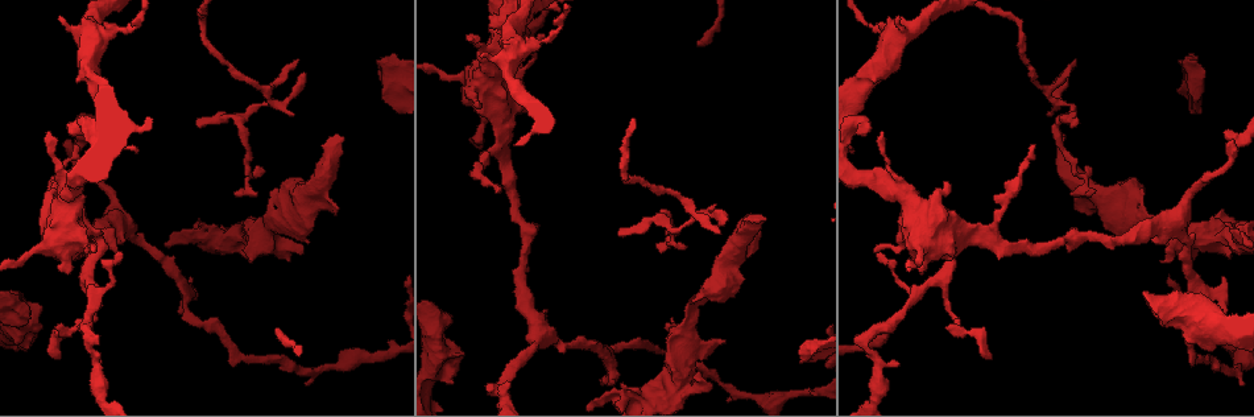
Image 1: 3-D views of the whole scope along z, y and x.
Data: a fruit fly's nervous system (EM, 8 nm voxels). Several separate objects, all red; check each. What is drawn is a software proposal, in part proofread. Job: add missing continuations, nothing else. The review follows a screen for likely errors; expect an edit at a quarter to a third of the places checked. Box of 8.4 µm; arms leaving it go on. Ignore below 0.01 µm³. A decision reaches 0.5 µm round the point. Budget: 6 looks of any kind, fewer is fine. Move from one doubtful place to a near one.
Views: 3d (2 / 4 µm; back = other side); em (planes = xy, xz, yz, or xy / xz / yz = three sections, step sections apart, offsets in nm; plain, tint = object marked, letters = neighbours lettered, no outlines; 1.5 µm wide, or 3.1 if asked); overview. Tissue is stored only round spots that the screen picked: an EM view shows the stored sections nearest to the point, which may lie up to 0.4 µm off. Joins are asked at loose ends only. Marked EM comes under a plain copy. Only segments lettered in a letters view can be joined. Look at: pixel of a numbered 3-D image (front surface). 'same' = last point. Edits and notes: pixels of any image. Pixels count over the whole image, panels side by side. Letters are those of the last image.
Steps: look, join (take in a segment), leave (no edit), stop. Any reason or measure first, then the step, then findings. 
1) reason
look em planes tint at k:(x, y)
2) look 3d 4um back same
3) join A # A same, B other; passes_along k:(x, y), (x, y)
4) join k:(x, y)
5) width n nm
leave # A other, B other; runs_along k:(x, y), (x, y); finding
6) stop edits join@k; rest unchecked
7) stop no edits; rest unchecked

look 3d 4um at 1:(106, 248)

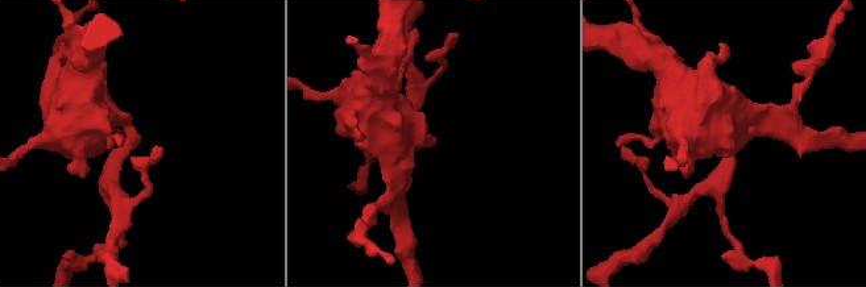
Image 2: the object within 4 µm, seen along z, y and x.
arm_widths 220, 550 nm; need the tissue
look em yz step 4 tint at 2:(136, 143)

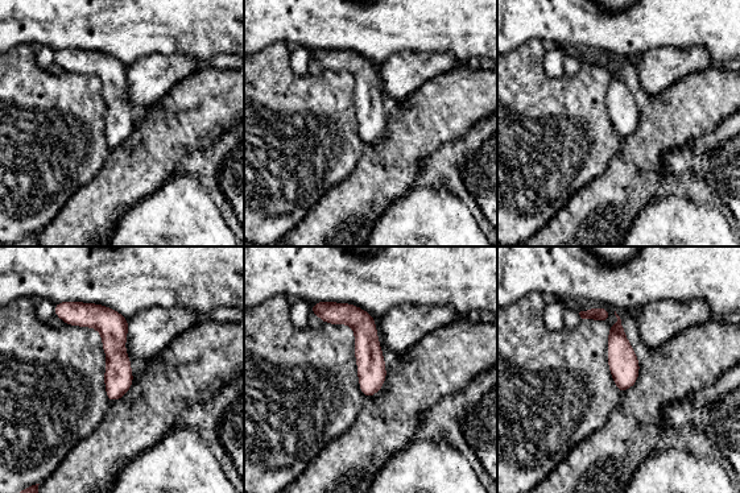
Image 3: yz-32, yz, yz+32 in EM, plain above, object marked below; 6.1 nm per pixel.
look em planes letters same

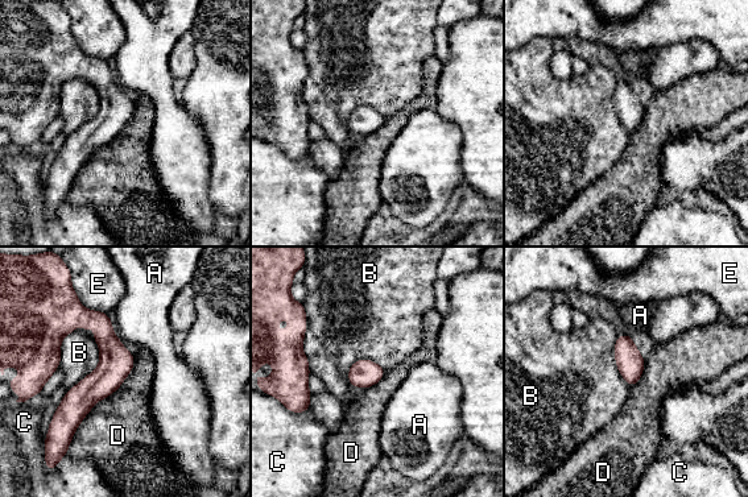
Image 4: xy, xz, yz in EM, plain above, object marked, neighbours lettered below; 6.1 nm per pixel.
leave # A other, B other, C other, D other, E other; runs_along 4:(131, 357), (70, 323), (45, 367); no lettered segment goes on from it

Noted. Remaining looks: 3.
thin end
look em planes letters at 1:(900, 363)

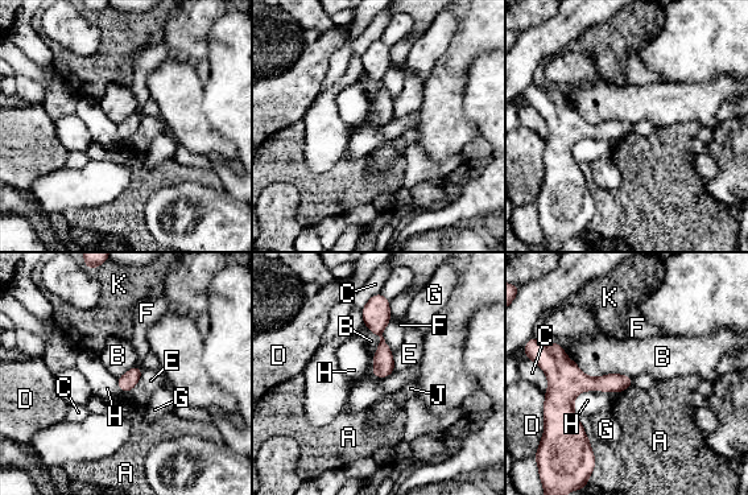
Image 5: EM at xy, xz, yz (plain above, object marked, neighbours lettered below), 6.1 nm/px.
width 110 nm; longest_contact B 380 nm
leave # A other, B other, C other, D other, E other, F other, G other, H other, J other, K other; no lettered segment goes on from it

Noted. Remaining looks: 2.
an open end
look em xz step 4 tint at 1:(759, 218)

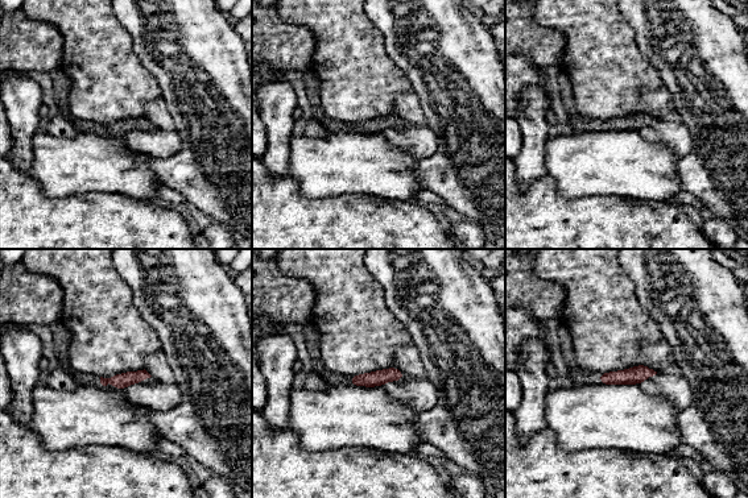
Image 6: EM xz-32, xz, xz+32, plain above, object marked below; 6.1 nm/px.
another direction
look em xy step 8 letters same

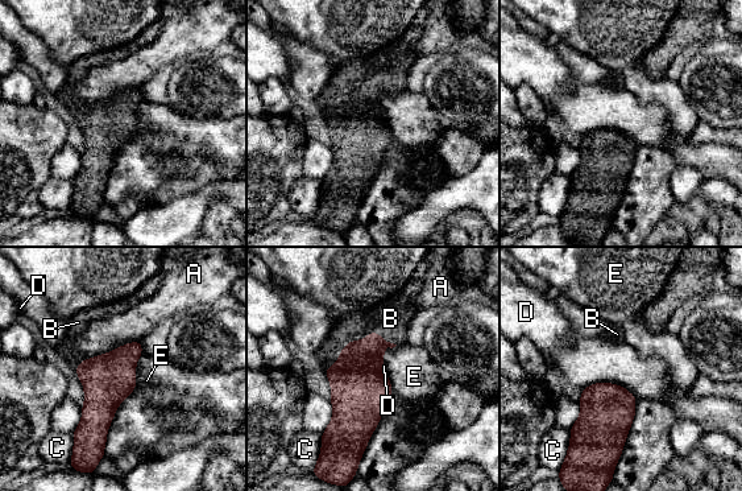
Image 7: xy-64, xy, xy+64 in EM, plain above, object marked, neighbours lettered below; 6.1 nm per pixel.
join B # A other, B same, C other, D other, E other; passes_along 7:(357, 380), (355, 341), (389, 318); the neuron continues

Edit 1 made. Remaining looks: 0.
stop edits join@7; rest unchecked

